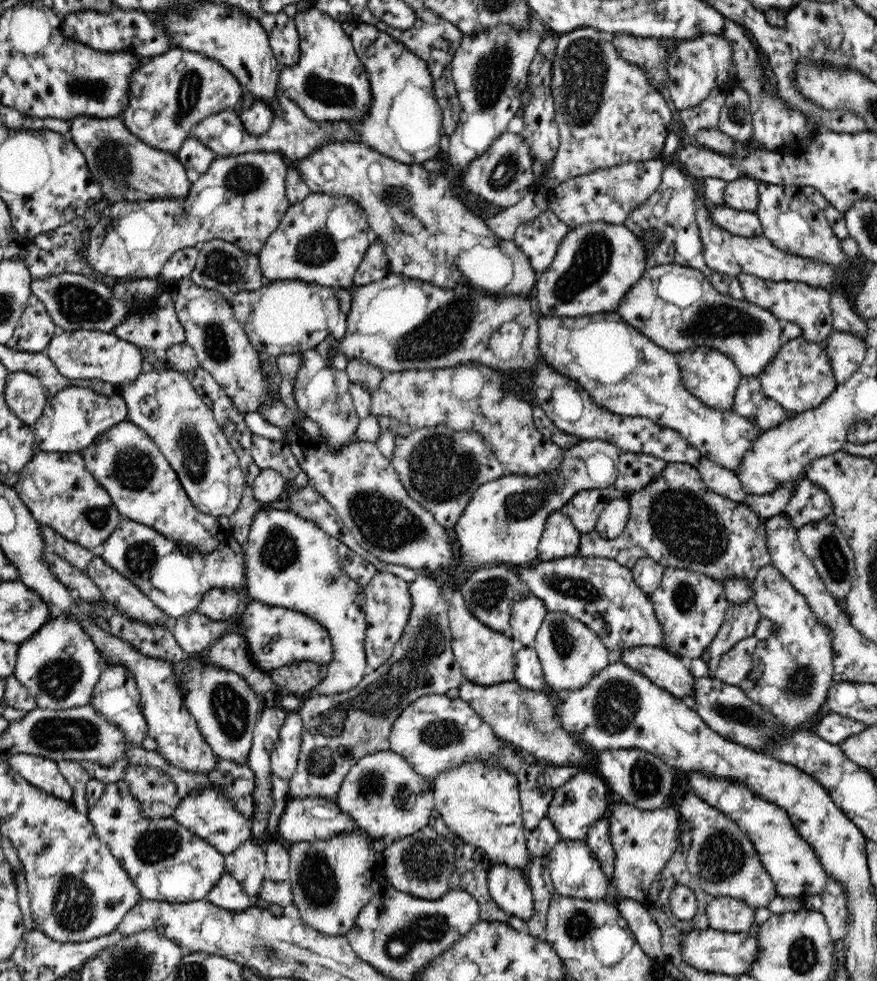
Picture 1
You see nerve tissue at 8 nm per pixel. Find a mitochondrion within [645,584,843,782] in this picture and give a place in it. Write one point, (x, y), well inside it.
(737, 713)

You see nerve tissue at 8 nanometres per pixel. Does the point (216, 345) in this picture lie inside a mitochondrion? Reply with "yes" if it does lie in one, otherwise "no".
yes

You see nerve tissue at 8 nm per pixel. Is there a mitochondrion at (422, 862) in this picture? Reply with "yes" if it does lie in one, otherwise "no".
yes

